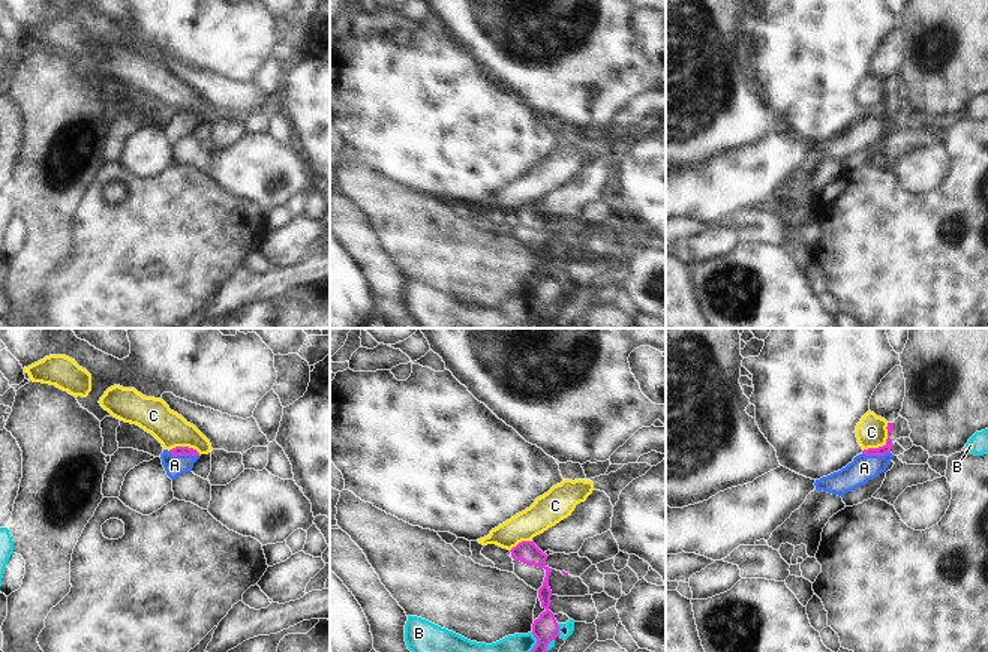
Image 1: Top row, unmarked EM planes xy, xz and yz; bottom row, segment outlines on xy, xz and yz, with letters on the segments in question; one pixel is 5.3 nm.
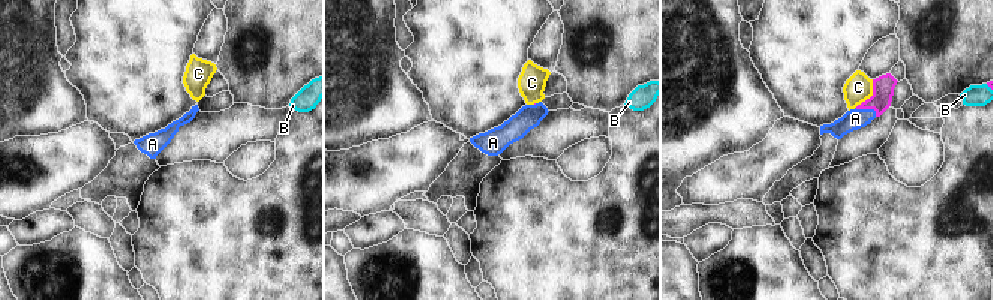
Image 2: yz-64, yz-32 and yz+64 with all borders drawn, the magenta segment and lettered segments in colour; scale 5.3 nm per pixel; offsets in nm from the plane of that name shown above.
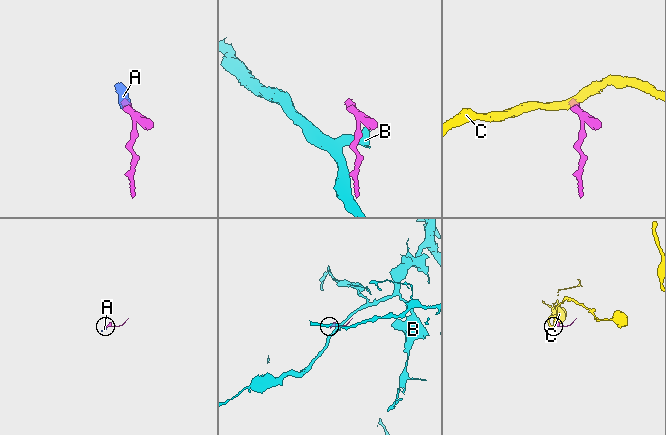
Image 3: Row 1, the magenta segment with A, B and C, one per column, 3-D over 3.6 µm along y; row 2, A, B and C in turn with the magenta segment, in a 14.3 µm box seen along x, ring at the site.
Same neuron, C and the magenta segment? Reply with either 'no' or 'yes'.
no

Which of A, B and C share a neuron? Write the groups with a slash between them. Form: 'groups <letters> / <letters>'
groups A / B / C

